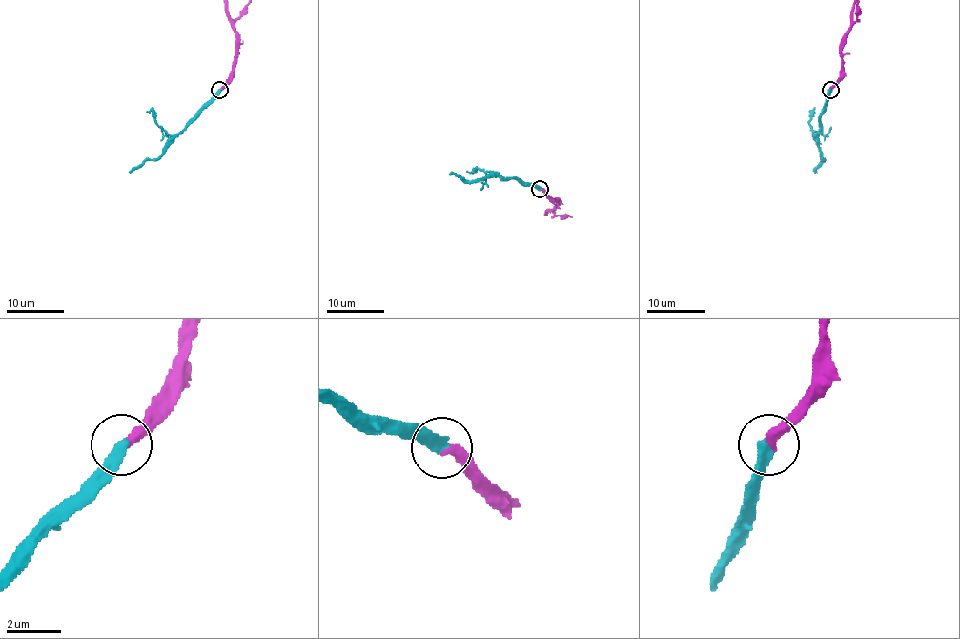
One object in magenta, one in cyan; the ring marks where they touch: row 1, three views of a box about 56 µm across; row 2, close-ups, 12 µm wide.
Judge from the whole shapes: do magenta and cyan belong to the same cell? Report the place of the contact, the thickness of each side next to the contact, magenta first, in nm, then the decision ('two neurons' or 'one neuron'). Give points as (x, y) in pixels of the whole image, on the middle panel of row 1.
(540, 189) | 320/440 nm | one neuron

